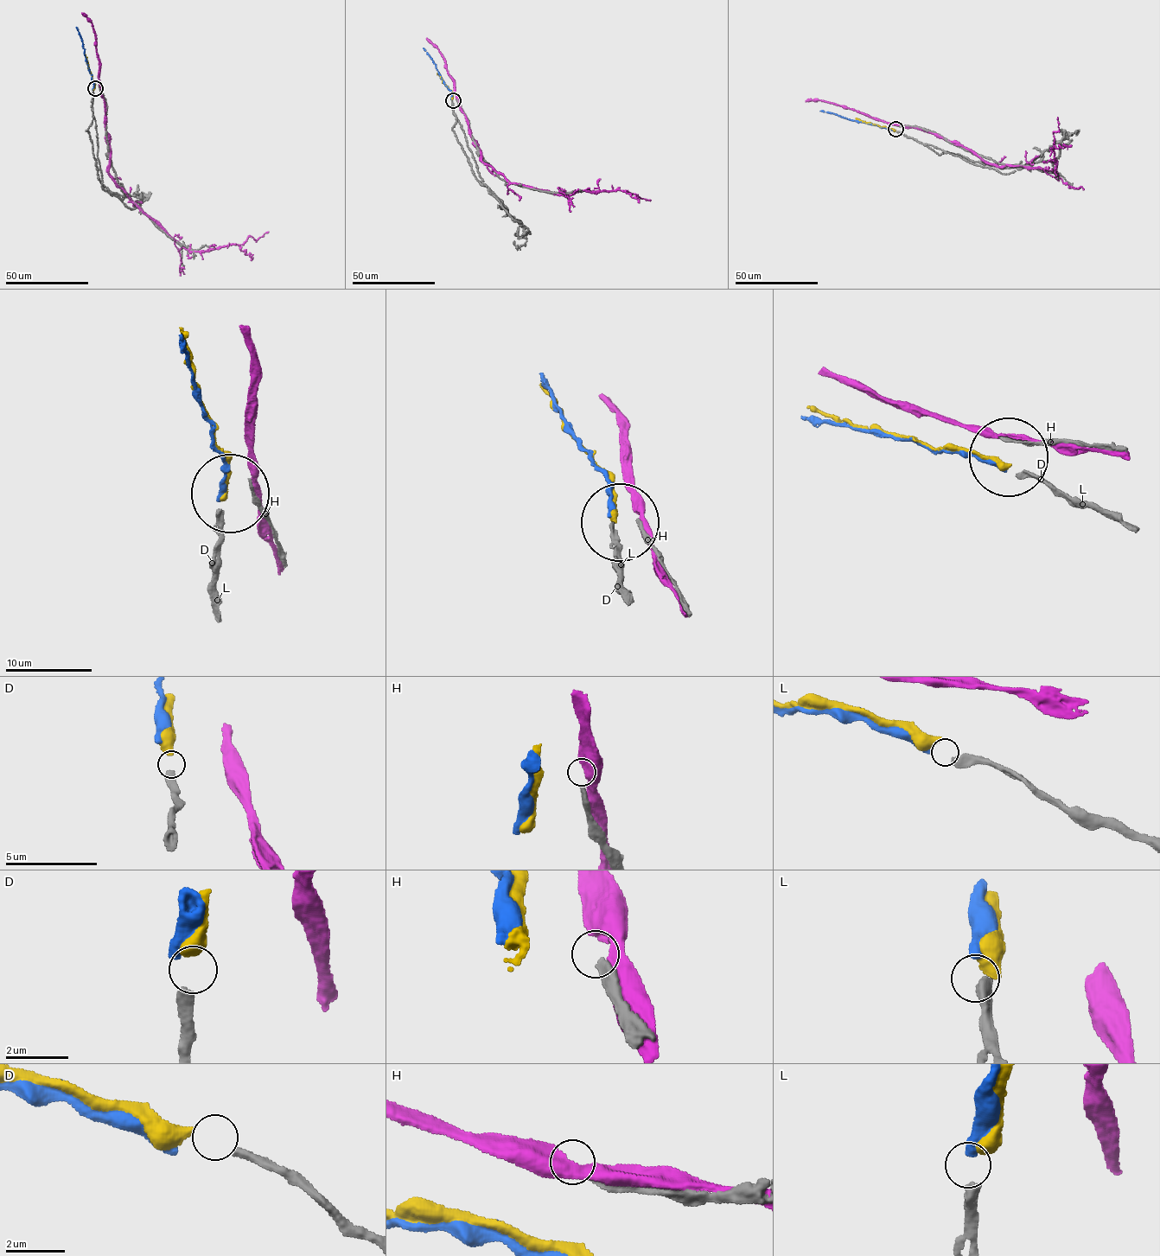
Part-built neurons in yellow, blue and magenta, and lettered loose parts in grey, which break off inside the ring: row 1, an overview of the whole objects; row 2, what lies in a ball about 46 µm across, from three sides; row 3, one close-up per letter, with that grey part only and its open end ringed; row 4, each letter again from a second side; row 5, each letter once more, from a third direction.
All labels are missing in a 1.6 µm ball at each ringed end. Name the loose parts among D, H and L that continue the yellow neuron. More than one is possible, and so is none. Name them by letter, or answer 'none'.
D

